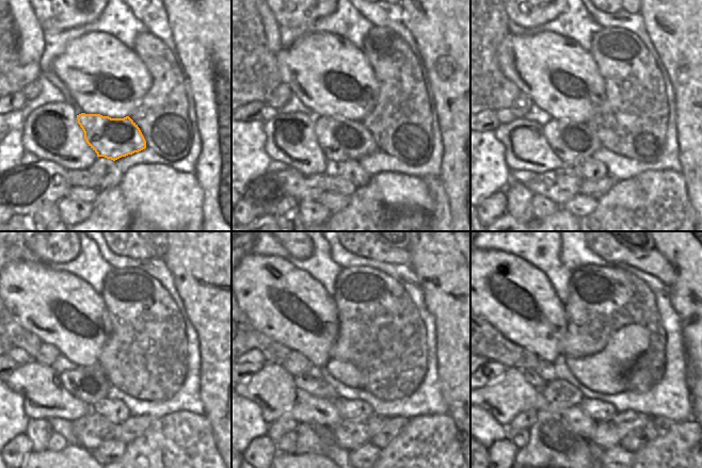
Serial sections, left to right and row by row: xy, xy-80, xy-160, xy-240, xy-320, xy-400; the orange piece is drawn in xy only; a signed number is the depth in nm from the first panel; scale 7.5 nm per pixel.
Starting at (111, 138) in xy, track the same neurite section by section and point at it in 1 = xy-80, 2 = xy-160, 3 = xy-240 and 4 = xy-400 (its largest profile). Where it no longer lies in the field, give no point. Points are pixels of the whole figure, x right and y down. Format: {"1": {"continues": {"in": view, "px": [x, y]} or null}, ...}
{"1": {"continues": {"in": "xy-80", "px": [340, 140]}}, "2": {"continues": {"in": "xy-160", "px": [570, 141]}}, "3": {"continues": {"in": "xy-240", "px": [90, 384]}}, "4": {"continues": {"in": "xy-400", "px": [531, 377]}}}

